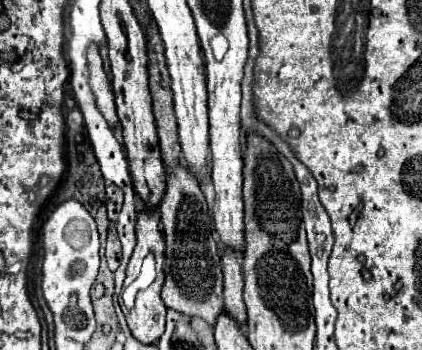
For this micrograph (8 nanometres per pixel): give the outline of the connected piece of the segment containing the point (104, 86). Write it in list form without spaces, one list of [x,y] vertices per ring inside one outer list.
[[[90,46],[88,60],[90,60],[90,86],[94,90],[98,110],[104,114],[104,118],[110,122],[110,126],[114,126],[114,130],[118,130],[120,124],[118,124],[118,116],[114,110],[114,92],[112,92],[108,74],[104,70],[104,62],[102,62],[96,46]]]

